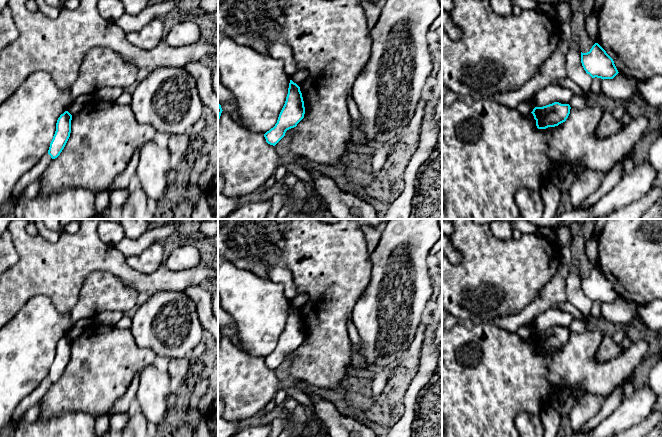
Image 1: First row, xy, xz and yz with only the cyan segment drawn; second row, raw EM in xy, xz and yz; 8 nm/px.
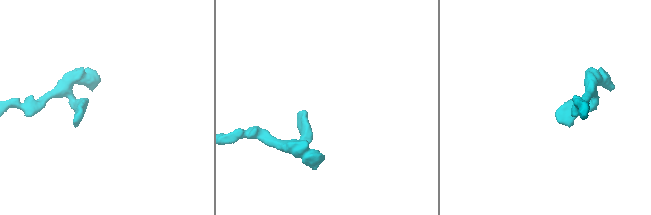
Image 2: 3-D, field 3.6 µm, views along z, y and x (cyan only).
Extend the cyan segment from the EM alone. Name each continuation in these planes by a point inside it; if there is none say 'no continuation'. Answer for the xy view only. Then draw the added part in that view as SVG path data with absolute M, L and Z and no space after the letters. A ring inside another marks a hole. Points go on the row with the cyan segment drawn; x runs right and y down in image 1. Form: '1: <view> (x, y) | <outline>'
no continuation

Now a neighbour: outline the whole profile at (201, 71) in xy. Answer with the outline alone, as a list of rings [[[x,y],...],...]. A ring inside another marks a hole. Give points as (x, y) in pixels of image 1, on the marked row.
[[[194,61],[184,67],[193,76],[204,106],[218,116],[218,96],[212,87],[212,68],[207,61]]]

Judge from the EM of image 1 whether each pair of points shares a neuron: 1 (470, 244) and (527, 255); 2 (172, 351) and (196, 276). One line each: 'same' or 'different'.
1: same
2: different

